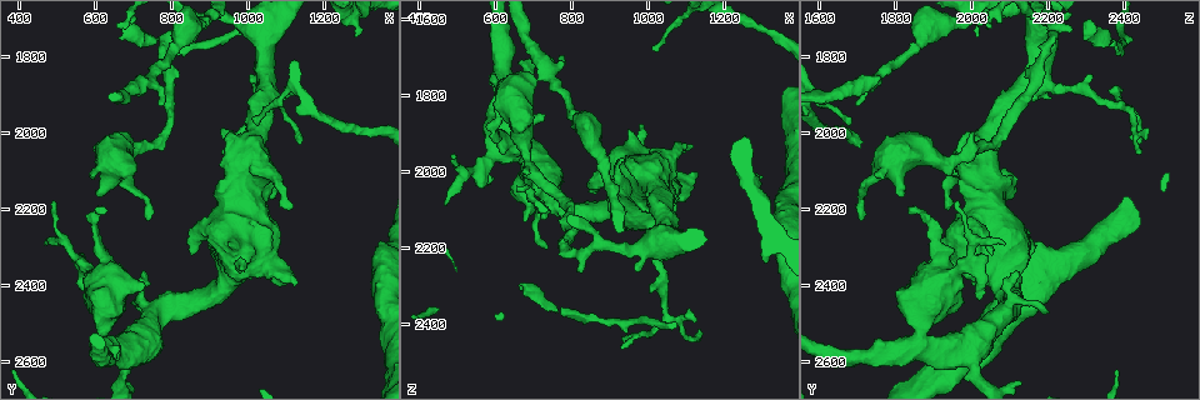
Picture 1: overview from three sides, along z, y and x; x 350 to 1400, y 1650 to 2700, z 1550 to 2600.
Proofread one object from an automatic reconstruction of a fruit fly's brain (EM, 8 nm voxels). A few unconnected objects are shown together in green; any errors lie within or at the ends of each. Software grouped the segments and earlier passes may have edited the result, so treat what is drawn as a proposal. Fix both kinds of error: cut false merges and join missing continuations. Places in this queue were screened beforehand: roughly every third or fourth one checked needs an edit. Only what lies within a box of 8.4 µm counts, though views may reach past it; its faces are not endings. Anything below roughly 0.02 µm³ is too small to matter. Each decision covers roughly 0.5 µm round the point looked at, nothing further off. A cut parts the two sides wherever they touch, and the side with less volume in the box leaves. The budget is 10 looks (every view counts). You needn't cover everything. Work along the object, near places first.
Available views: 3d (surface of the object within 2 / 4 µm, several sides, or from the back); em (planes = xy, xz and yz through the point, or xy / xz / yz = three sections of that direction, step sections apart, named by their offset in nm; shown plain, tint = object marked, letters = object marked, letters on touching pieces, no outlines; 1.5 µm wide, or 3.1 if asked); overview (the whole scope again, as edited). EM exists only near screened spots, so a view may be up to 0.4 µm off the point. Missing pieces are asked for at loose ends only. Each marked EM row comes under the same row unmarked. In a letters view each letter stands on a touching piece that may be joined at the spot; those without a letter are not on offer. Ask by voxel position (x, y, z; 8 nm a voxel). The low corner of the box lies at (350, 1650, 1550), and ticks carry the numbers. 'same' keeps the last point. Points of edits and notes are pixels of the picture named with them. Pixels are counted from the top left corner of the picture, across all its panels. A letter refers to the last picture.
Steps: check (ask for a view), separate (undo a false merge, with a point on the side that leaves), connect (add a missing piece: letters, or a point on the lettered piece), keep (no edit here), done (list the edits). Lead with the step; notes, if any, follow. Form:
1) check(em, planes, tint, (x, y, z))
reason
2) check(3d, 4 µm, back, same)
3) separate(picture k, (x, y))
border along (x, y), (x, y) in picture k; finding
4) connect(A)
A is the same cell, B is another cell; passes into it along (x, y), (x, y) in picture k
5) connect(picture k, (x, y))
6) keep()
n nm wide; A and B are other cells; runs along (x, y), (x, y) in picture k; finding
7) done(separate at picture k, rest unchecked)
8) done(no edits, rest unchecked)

check(em, planes, tint, (605, 2435, 2015))
free end

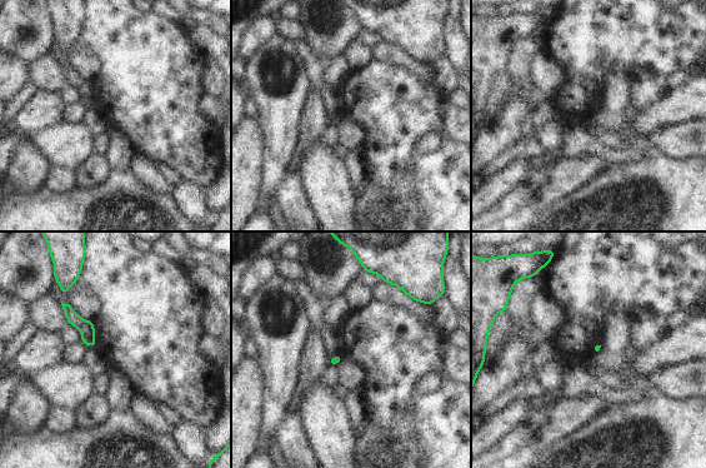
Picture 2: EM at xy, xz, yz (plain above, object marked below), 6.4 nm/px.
check(em, planes, letters, same)
see the neighbours

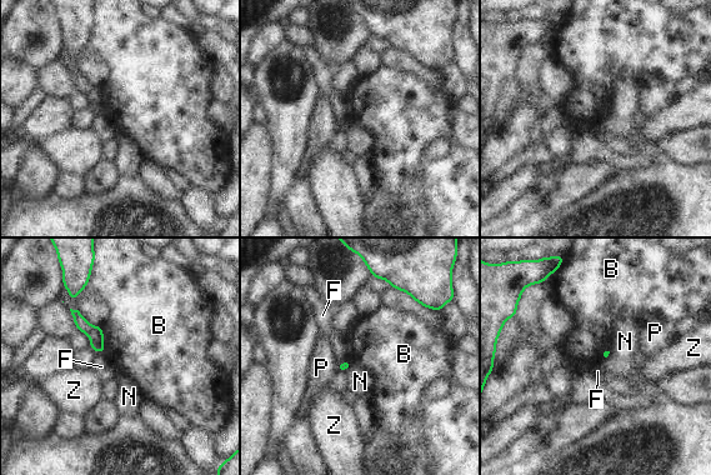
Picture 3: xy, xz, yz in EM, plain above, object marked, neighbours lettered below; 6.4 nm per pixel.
keep()
B, F, N, P and Z are other cells; none of them fits

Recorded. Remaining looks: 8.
check(3d, 4 µm, (880, 2265, 2015))
thick turns thin

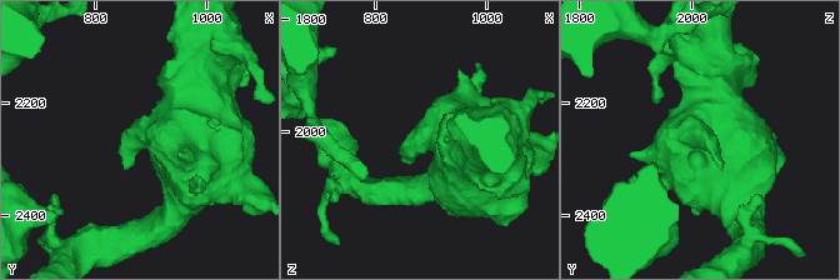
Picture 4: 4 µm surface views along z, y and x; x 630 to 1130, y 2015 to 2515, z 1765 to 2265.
check(em, planes, letters, (885, 2260, 2020))

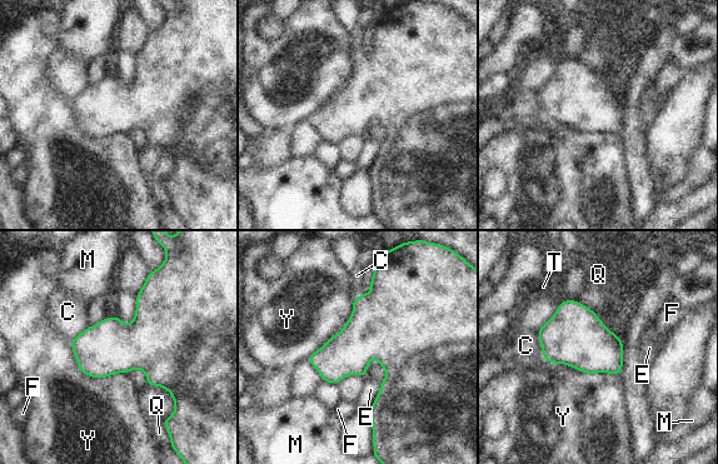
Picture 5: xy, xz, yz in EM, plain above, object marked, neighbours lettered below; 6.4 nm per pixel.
keep()
C, E, F, M, Q, T and Y are other cells; border along (150, 272), (143, 287), (135, 294) in picture 5; continuous, no second cell

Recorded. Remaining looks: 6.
check(em, planes, letters, (775, 1925, 1690))
branch stops here

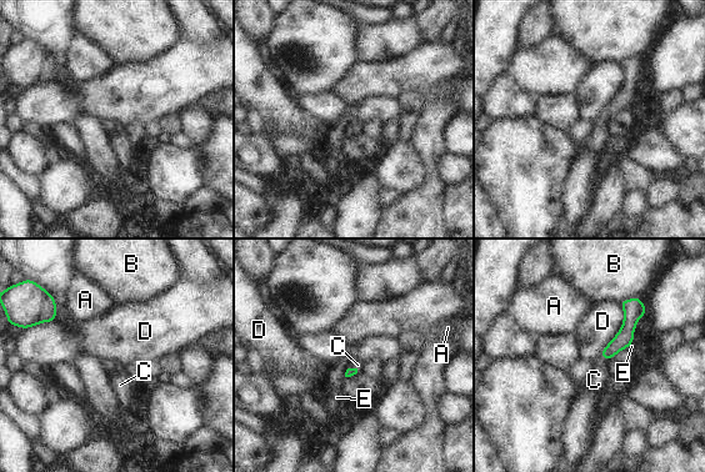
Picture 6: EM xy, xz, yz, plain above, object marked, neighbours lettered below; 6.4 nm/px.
connect(C)
C is the same cell, A, B, D and E are other cells; passes into it along (624, 337), (603, 357), (594, 380) in picture 6; it goes on there

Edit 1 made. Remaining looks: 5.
check(em, xy, step 4, letters, (945, 2010, 1975))
thick end

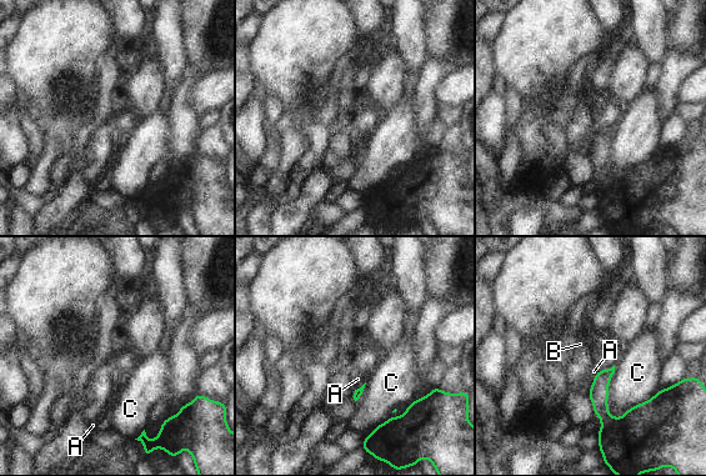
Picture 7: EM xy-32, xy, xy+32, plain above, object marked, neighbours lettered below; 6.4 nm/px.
check(em, planes, letters, same)
another direction

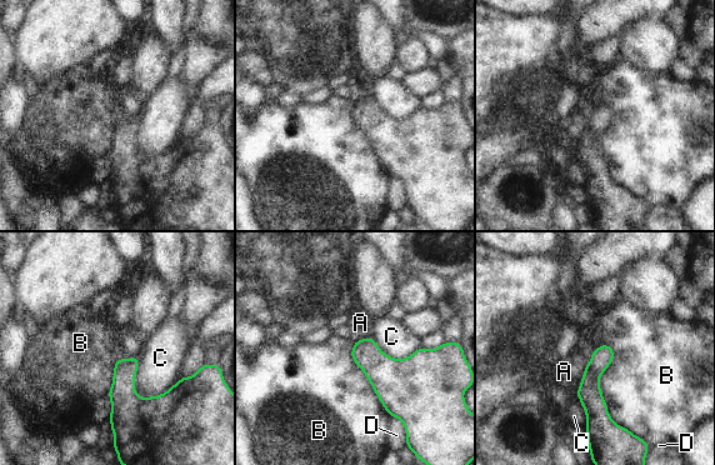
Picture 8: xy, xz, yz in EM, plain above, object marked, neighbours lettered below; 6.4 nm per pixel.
keep()
B touches over 600 nm; A, B, C and D are other cells; runs along (605, 348), (591, 374), (589, 426) in picture 8; no lettered piece goes on from it

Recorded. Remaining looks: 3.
done(connect at picture 6, rest unchecked)

